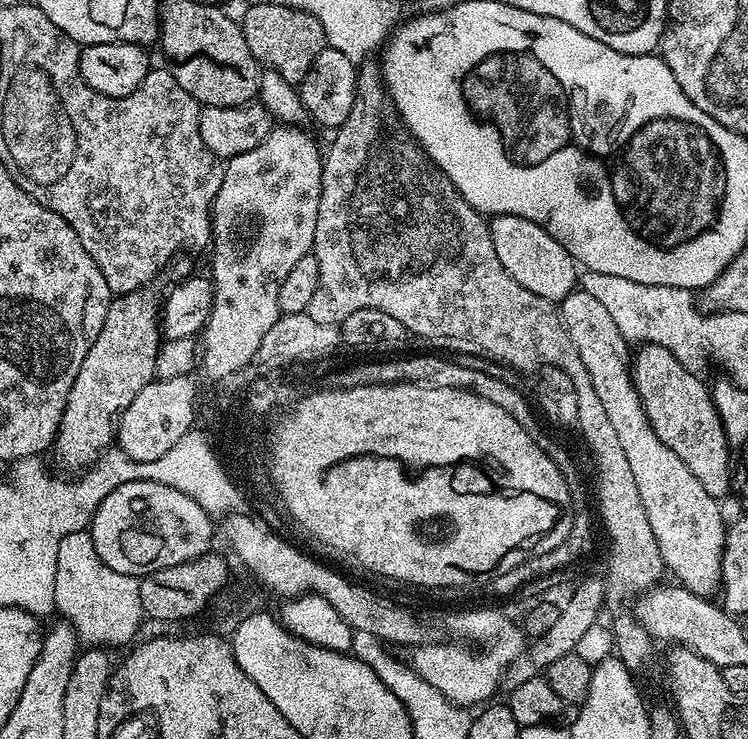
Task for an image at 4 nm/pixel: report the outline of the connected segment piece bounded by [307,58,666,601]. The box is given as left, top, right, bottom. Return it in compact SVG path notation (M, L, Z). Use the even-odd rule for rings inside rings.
M368 58L357 67L354 106L350 106L346 122L335 129L333 136L336 137L322 156L322 194L312 243L312 252L318 262L318 286L310 299L308 316L314 318L314 322L338 326L350 318L354 310L382 310L390 314L390 318L398 318L413 337L421 336L432 344L436 343L437 349L444 349L442 347L448 340L452 348L466 344L464 352L468 356L476 354L484 360L517 368L520 372L535 374L541 368L560 368L570 374L578 394L576 424L581 438L592 447L592 460L596 463L594 504L598 509L599 523L600 520L604 523L604 532L608 535L606 588L618 599L631 601L657 587L661 583L660 575L665 575L666 569L654 530L650 530L650 518L646 518L646 506L642 506L630 462L598 393L594 391L594 382L590 382L590 374L586 374L582 354L578 354L574 342L570 342L570 334L564 329L557 305L551 300L538 298L538 294L530 294L526 286L518 286L518 282L506 274L494 250L489 221L472 208L466 198L462 198L454 182L450 182L448 175L412 139L388 93L381 65L373 60Z

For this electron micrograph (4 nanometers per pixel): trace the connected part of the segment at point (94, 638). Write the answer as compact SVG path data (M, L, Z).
M66 534L62 538L62 546L58 546L58 570L54 570L54 598L55 611L64 615L61 617L72 625L77 641L84 646L112 649L119 644L131 645L137 639L140 620L145 619L140 580L110 570L98 558L98 550L88 534Z

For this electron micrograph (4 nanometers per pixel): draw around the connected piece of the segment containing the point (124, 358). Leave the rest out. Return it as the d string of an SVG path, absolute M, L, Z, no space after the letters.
M144 290L127 292L124 296L113 299L112 305L106 310L106 322L102 330L91 337L86 358L82 358L82 366L78 366L78 378L74 378L74 386L70 386L60 429L56 432L54 441L54 452L70 468L87 469L100 455L113 447L120 415L124 413L126 406L130 406L130 402L134 402L138 390L151 384L156 376L155 360L162 343L162 320L158 315L158 300L146 293Z

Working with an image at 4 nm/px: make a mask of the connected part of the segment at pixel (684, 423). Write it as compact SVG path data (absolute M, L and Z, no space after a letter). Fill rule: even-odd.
M657 344L637 347L630 364L632 381L636 383L636 392L640 395L646 418L666 446L686 462L690 474L702 482L706 494L723 498L732 483L732 462L728 450L728 439L720 421L718 410L712 401L709 385L703 384L695 376L689 365L678 362L670 350Z

